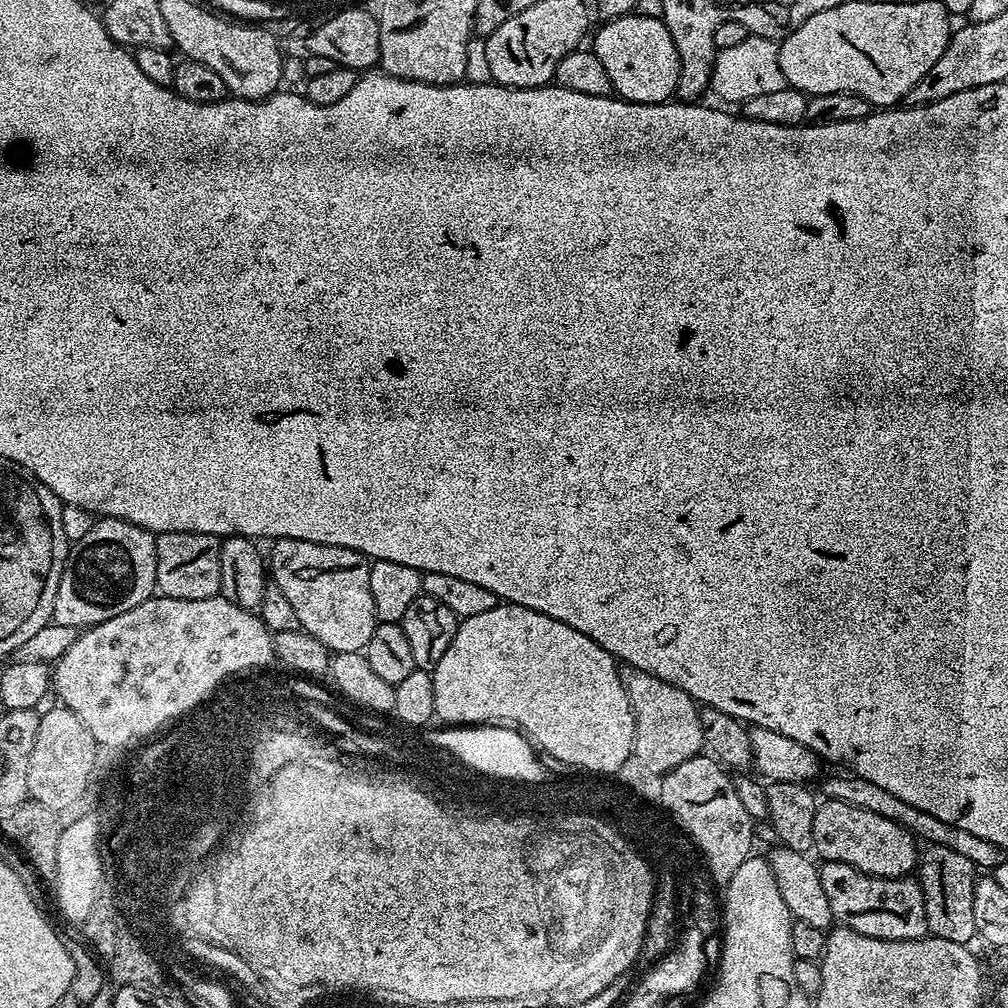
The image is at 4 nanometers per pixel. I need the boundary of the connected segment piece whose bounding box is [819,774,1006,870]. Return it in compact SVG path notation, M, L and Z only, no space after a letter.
M851 774L843 775L828 777L825 775L819 781L821 790L825 792L823 795L827 799L850 802L850 806L858 806L862 810L874 810L874 814L882 814L882 818L890 818L890 822L898 822L898 826L902 826L921 841L938 846L950 846L950 850L970 858L970 862L977 870L995 870L1006 859L1005 849L994 846L994 842L986 842L986 838L977 838L976 835L970 834L970 830L950 826L950 822L942 822L942 818L934 818L934 814L926 814L918 810L918 806L910 806L910 802L902 802L902 798L882 790L882 786L874 786L874 782L866 782L866 778Z

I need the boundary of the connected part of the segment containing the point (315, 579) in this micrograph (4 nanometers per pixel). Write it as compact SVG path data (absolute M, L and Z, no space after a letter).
M298 538L277 540L271 545L270 580L286 594L303 631L328 647L329 653L364 652L378 623L370 594L368 557L342 546L306 542Z

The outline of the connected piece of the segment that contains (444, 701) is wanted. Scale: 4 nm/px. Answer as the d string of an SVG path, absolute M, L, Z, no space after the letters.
M501 603L499 607L486 610L483 614L465 616L456 625L454 642L446 654L442 654L442 662L431 671L434 682L434 706L436 716L444 719L448 726L500 725L523 733L524 736L536 736L536 741L544 744L547 752L556 752L556 756L564 760L572 760L572 764L587 766L587 768L619 768L624 756L628 756L628 740L634 742L634 714L628 701L626 690L620 681L618 661L613 658L598 642L588 640L586 634L578 634L574 626L566 626L566 622L558 622L558 618L550 618L538 610L530 610L526 606Z

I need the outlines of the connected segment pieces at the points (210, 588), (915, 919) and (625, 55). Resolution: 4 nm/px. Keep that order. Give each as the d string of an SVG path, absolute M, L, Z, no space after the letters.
M162 532L156 536L156 592L166 598L201 600L220 595L221 537L193 532Z
M825 860L819 865L822 891L830 902L833 921L858 934L887 940L917 940L929 935L924 895L919 879L908 876L867 876L854 866Z
M629 14L604 20L601 25L596 37L595 32L591 37L590 51L606 69L613 93L619 99L635 104L663 104L671 101L680 77L680 59L674 38L670 38L670 30L663 19Z

